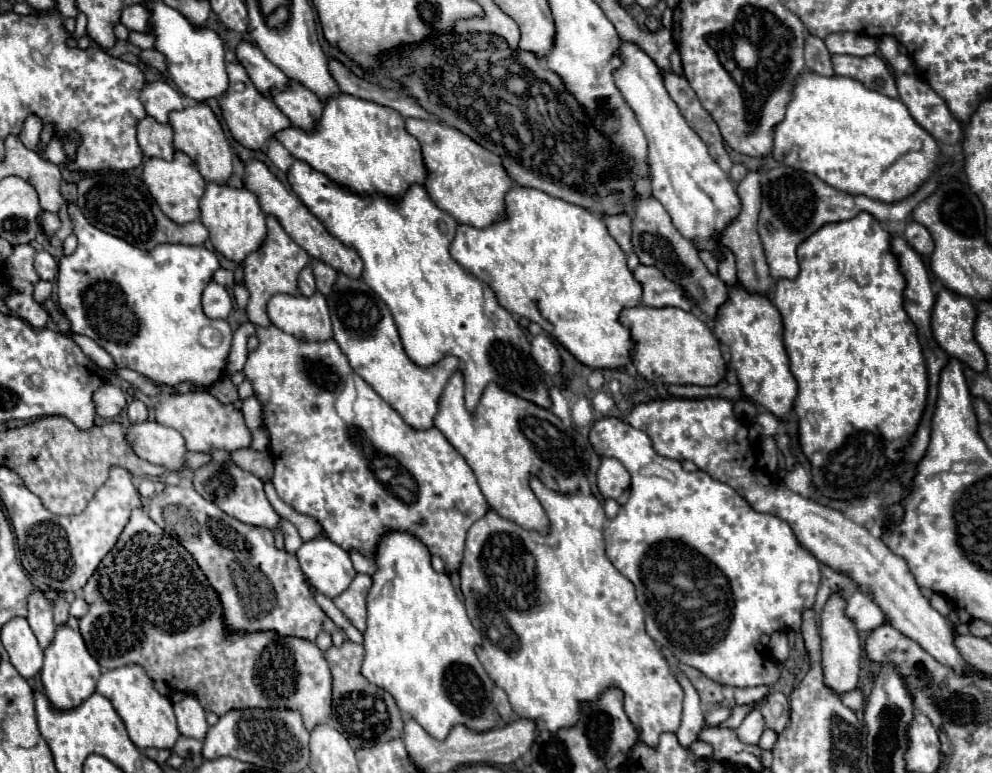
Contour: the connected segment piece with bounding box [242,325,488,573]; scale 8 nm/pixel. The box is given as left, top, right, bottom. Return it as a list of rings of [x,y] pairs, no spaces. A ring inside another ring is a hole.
[[[268,325],[268,327],[256,327],[256,337],[258,337],[258,347],[248,355],[248,361],[242,369],[244,377],[252,383],[254,387],[254,395],[258,397],[260,405],[262,405],[262,419],[264,419],[264,427],[268,429],[270,435],[270,455],[274,459],[274,475],[272,475],[272,483],[276,487],[278,497],[294,507],[298,513],[310,515],[314,517],[322,527],[324,533],[330,541],[334,541],[336,545],[340,545],[342,549],[350,551],[356,549],[366,557],[372,557],[376,553],[376,545],[378,539],[382,537],[382,533],[386,531],[408,531],[412,535],[416,535],[428,549],[432,555],[438,555],[444,559],[446,563],[446,571],[458,571],[460,563],[462,563],[462,555],[464,555],[464,541],[466,541],[466,533],[470,529],[470,525],[474,521],[478,521],[478,517],[486,515],[488,503],[476,483],[476,477],[470,469],[470,465],[466,463],[466,459],[448,443],[448,439],[442,435],[440,429],[430,427],[426,431],[418,431],[410,425],[404,423],[404,419],[362,379],[354,373],[354,369],[350,367],[346,355],[342,353],[342,349],[338,347],[338,343],[334,339],[328,341],[298,341],[294,335],[288,335],[284,331],[280,331],[276,325]],[[350,425],[360,427],[360,433],[356,439],[352,439],[352,433],[356,429],[348,429]]]

